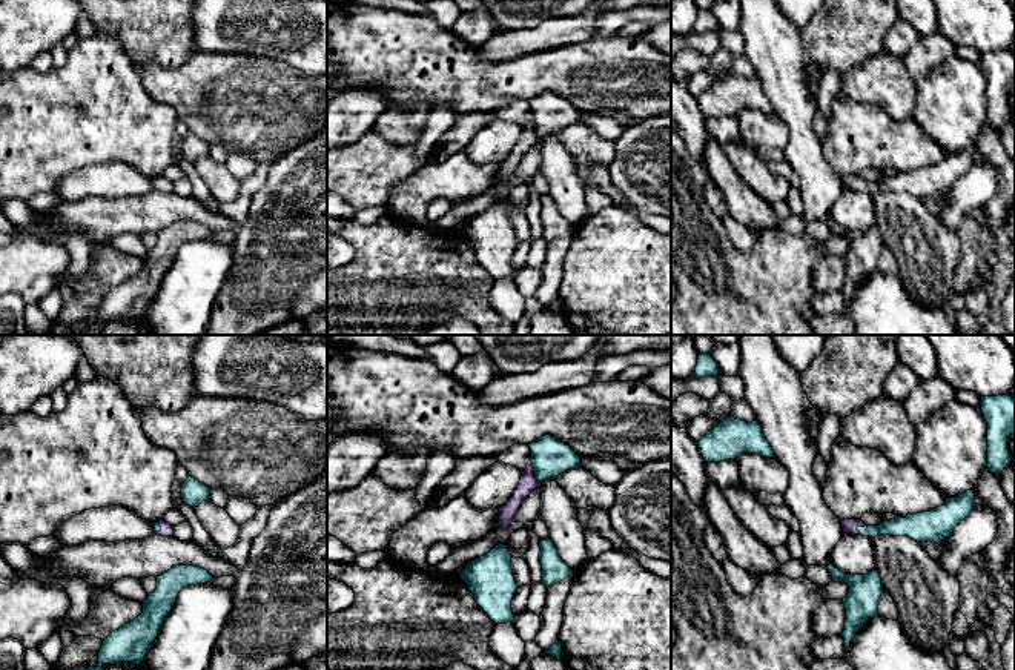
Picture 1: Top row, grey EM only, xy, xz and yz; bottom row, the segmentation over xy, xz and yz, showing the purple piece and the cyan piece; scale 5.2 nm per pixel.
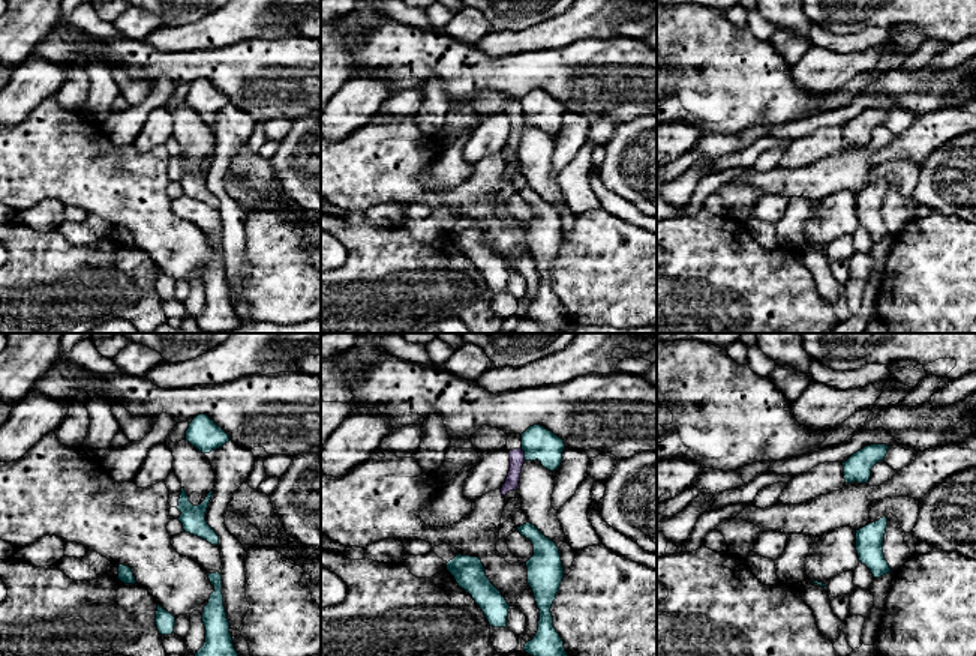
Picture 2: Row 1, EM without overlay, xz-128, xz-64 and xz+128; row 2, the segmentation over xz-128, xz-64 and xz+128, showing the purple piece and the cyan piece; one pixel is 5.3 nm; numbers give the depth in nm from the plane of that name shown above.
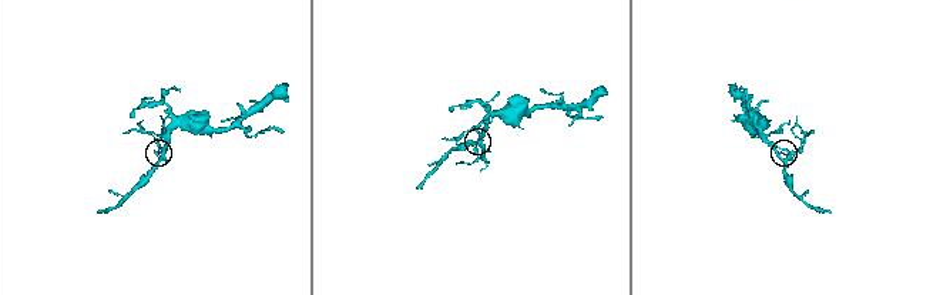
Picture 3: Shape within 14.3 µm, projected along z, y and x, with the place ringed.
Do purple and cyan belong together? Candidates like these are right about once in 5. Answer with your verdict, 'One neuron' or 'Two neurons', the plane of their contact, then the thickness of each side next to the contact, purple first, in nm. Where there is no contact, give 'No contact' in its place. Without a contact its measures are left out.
One neuron. Touches purple in xz. Thickness 90 nm (purple) against 200 nm

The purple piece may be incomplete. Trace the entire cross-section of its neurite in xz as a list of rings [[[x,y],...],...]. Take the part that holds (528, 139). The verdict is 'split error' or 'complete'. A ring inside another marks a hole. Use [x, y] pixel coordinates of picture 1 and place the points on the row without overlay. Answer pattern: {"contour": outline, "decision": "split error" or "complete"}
{"contour": [[[545,91],[530,100],[531,114],[513,152],[499,164],[496,183],[511,181],[514,169],[524,155],[539,143],[544,135],[554,134],[573,123],[579,123],[580,112],[556,92]]], "decision": "split error"}

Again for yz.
{"contour": [[[967,146],[949,154],[934,166],[897,172],[878,181],[866,181],[861,175],[841,175],[843,189],[875,194],[880,191],[908,192],[920,200],[932,197],[940,200],[975,164],[975,149]]], "decision": "split error"}

